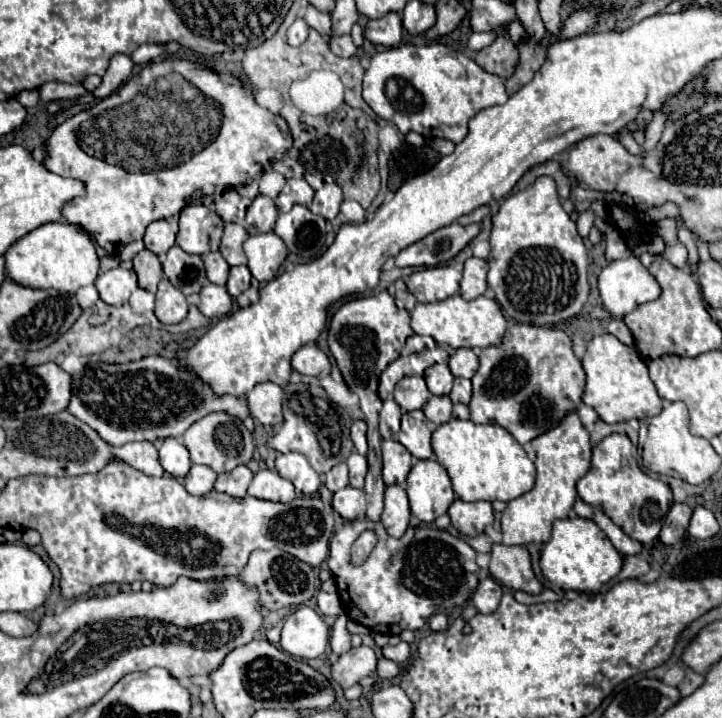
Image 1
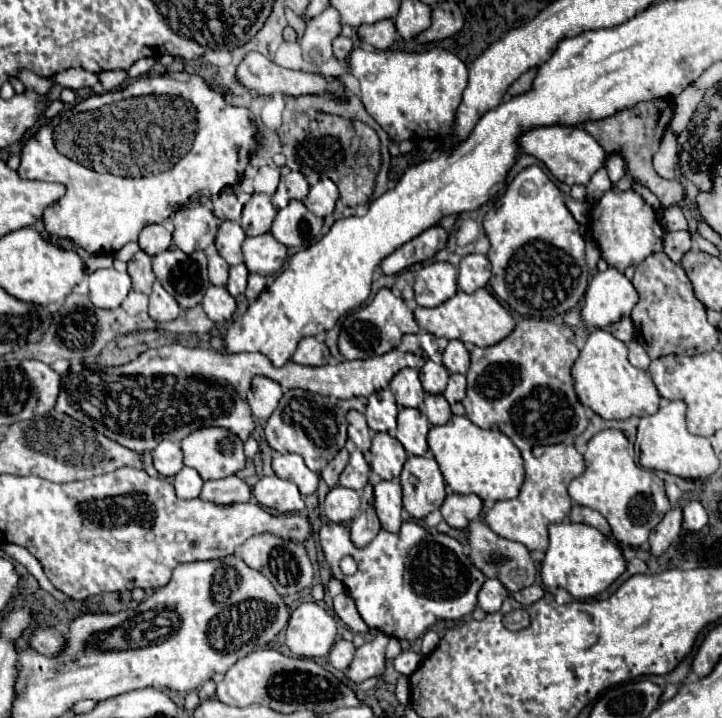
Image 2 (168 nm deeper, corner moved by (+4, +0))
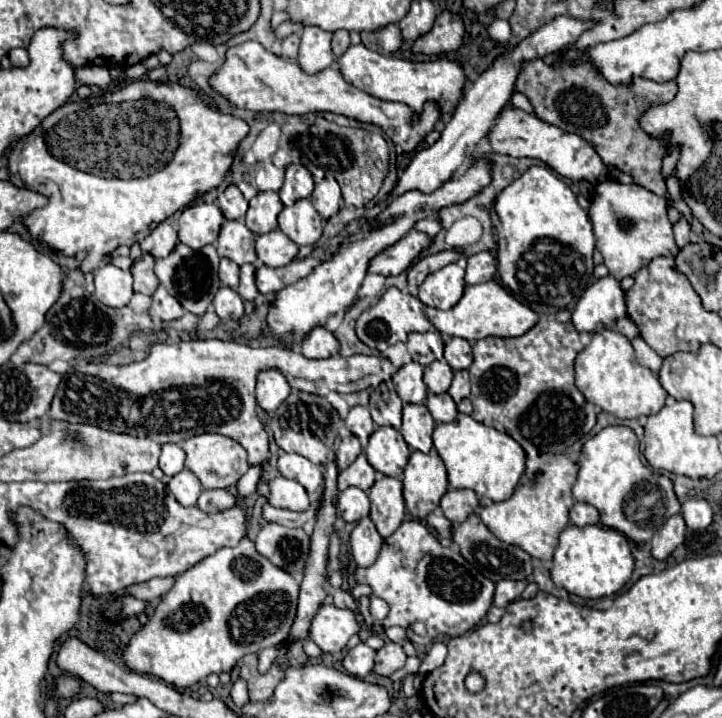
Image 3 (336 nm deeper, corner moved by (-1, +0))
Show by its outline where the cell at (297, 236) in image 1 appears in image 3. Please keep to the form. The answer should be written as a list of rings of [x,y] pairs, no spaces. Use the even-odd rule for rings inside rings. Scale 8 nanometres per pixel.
[[[299,199],[277,217],[279,229],[297,245],[313,245],[323,233],[323,219],[309,199]]]

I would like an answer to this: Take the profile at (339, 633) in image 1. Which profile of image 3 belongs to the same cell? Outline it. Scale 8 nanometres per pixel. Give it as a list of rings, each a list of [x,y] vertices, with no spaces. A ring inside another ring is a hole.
[[[359,643],[357,647],[345,651],[343,667],[347,669],[349,675],[365,677],[367,673],[373,671],[373,665],[375,665],[375,649],[367,647],[365,643]]]

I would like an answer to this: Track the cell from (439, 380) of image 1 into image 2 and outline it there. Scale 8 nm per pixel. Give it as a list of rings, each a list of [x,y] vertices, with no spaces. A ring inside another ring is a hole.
[[[430,359],[420,369],[420,381],[422,381],[422,387],[426,393],[444,393],[448,377],[450,377],[448,369]]]

